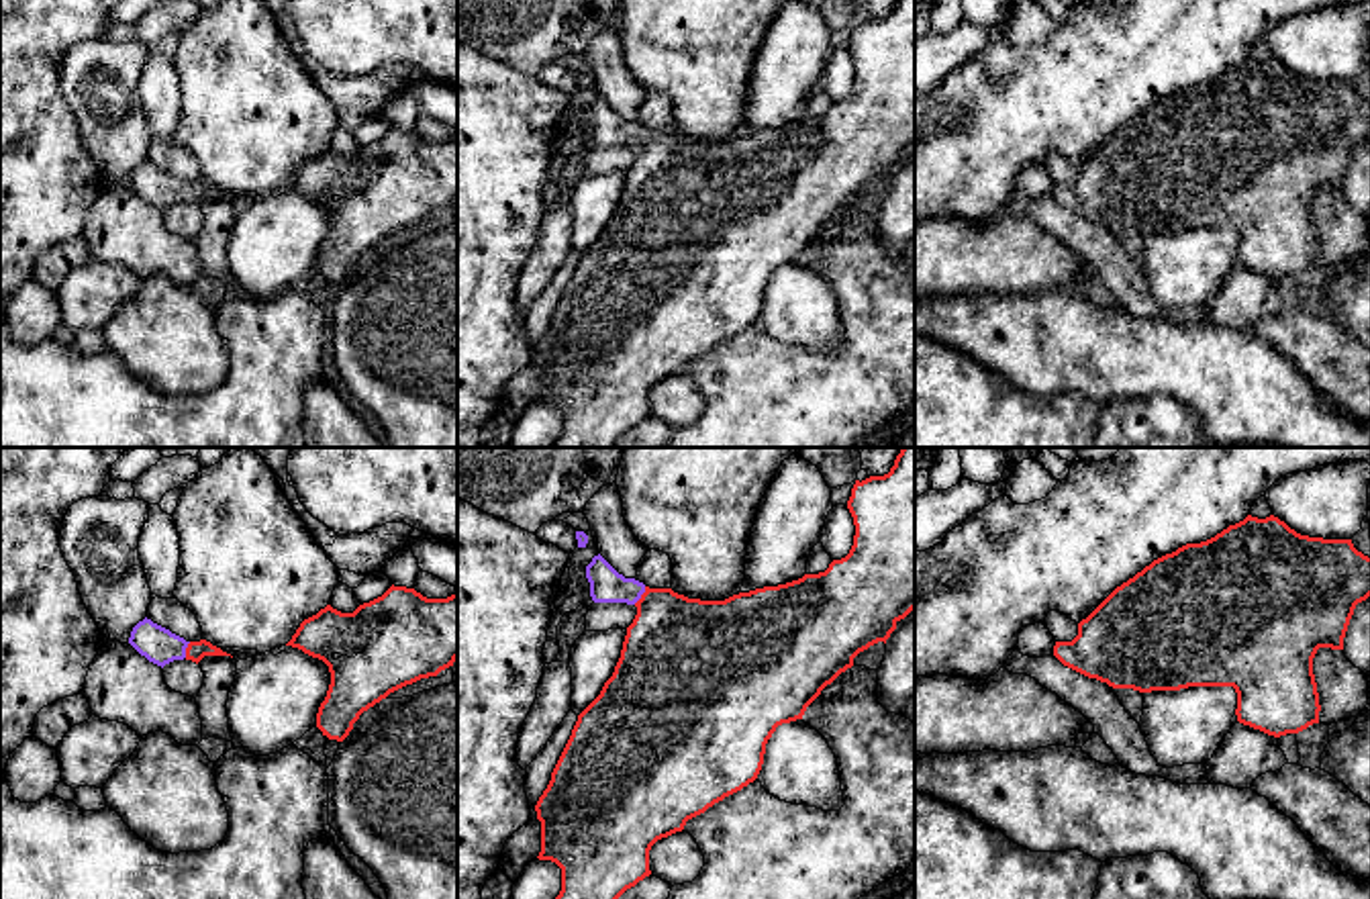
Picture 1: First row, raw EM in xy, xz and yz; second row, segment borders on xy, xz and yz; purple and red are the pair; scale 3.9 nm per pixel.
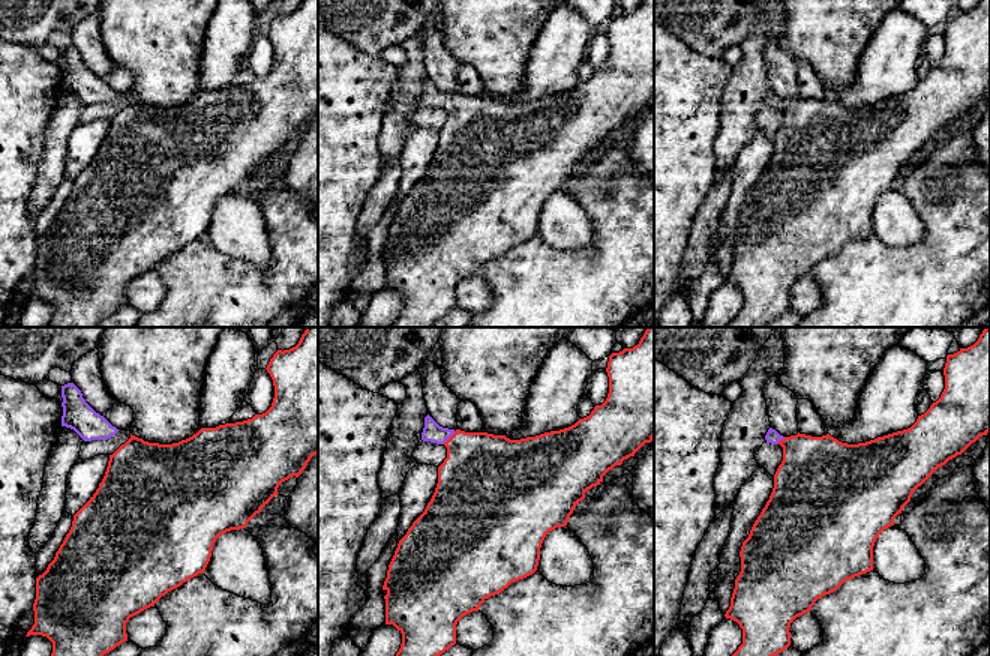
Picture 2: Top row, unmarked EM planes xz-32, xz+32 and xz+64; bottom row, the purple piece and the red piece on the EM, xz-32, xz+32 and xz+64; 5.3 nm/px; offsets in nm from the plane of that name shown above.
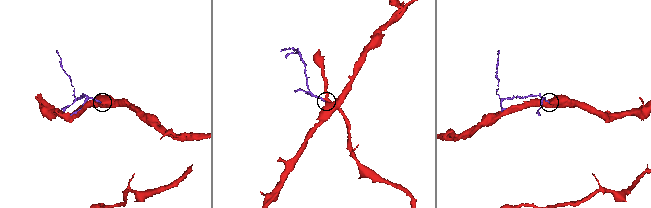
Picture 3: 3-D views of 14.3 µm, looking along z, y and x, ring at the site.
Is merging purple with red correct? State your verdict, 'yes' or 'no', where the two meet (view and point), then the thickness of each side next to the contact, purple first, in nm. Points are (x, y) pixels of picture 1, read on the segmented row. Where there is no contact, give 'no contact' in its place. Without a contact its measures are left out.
yes; meets purple in xz at (642, 593); 140 nm thick on the purple side, 400 nm on the other

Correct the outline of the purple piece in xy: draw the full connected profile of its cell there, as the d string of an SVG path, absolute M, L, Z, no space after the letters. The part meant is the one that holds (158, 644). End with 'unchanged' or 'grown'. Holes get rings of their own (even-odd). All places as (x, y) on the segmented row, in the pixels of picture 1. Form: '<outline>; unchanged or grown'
M147 617L133 627L129 644L161 668L184 658L198 664L204 656L231 656L206 640L186 642Z; grown

